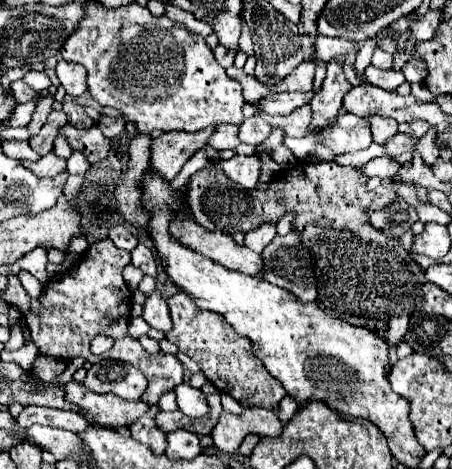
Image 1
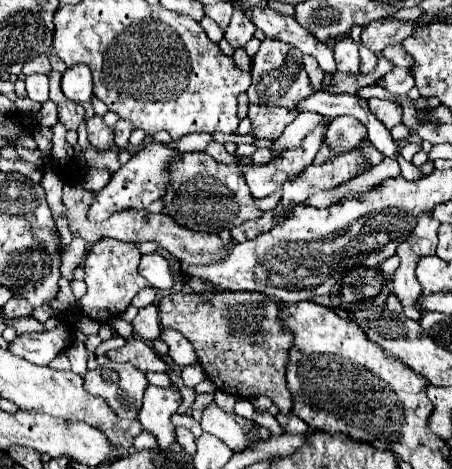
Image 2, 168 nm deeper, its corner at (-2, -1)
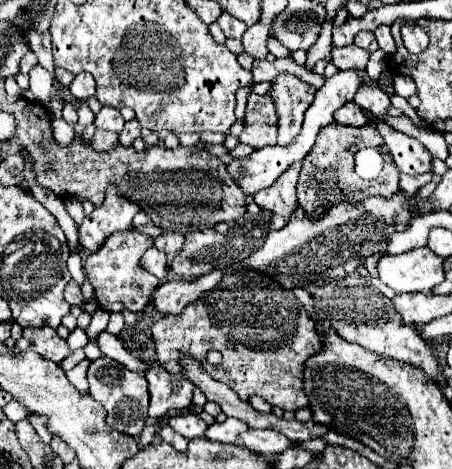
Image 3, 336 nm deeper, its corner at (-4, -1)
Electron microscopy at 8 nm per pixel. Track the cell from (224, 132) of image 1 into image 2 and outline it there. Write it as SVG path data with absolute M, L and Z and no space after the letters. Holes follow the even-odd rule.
M188 134L180 140L174 140L172 146L178 148L178 152L204 152L212 140L212 134Z

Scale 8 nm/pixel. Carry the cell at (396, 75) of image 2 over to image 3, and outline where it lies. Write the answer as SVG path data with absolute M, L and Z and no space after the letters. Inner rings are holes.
M394 76L394 88L396 88L396 94L398 96L404 96L404 98L410 98L414 96L418 90L416 90L416 84L410 76Z

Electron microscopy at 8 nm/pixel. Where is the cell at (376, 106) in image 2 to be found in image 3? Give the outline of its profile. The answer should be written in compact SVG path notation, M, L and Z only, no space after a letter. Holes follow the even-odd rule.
M362 86L360 92L356 92L354 102L360 104L366 112L382 116L384 110L390 106L390 98L376 86Z

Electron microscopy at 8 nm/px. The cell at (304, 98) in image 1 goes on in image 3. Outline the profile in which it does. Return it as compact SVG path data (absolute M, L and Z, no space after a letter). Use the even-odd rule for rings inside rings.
M376 120L376 128L380 136L384 138L384 142L388 144L400 172L410 174L410 176L432 172L432 154L418 140L390 128L382 120Z

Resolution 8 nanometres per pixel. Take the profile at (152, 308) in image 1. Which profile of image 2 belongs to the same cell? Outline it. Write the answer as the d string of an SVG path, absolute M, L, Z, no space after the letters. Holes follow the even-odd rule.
M160 328L160 338L168 344L168 348L170 348L168 354L172 356L172 360L178 366L188 366L188 364L196 362L192 344L178 330L174 330L174 328Z

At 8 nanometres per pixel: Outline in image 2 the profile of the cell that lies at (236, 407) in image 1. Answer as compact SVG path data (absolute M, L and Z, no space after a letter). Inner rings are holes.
M276 414L276 420L278 420L278 424L280 424L280 428L286 432L286 434L304 434L304 432L308 432L308 426L298 418L298 416L294 416L294 414Z

